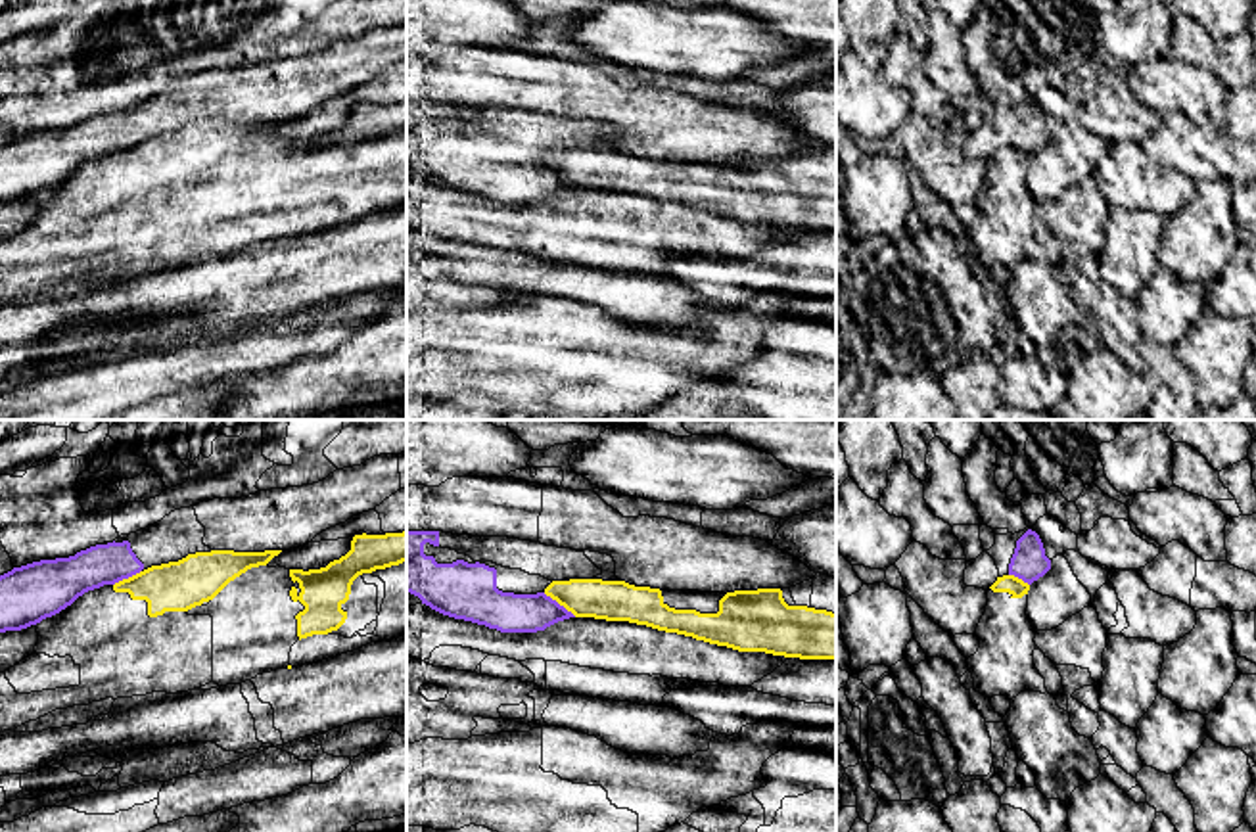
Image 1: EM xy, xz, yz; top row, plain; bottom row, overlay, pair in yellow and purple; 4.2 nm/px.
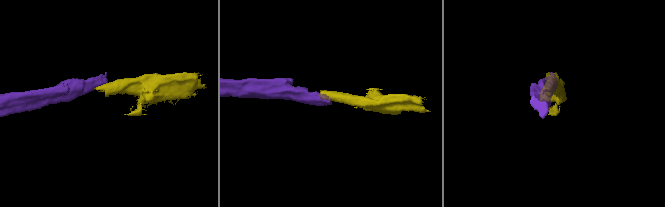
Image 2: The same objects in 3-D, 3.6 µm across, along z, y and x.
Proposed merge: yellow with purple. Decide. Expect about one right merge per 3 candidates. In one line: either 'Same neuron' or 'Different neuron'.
Different neuron

